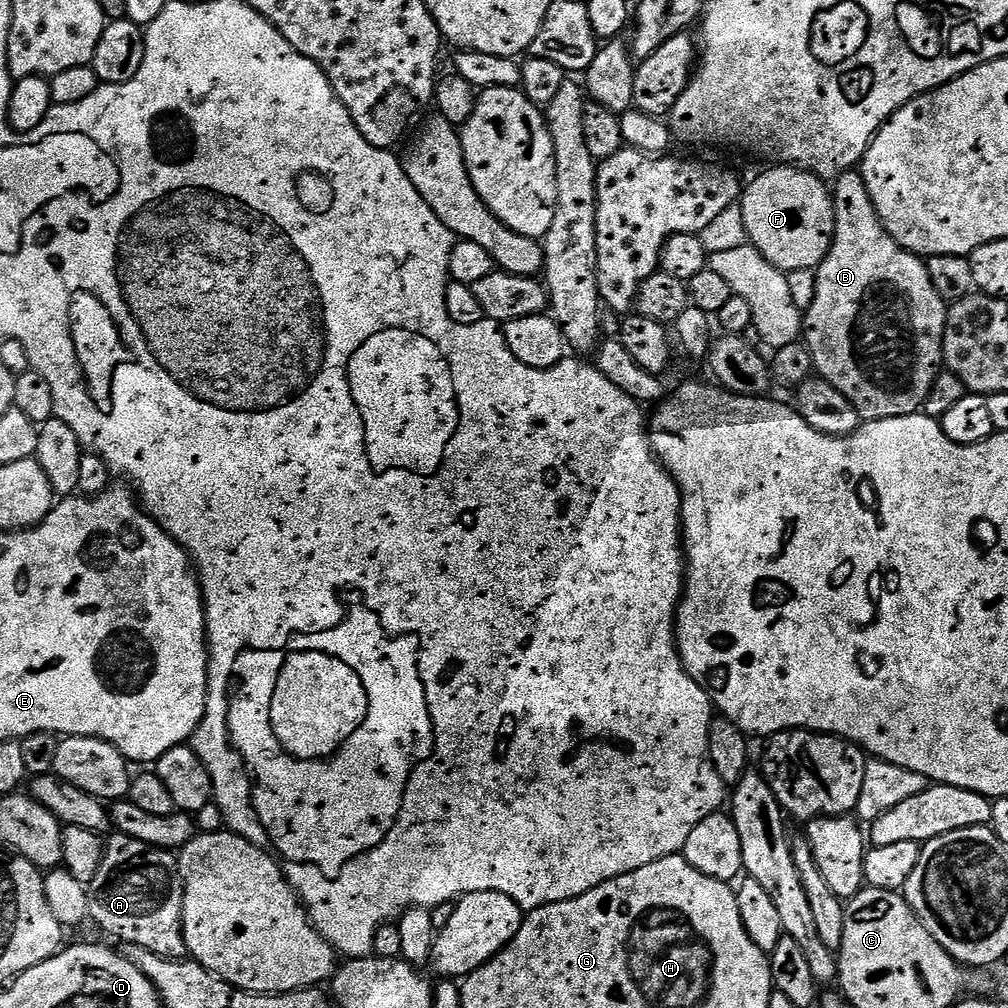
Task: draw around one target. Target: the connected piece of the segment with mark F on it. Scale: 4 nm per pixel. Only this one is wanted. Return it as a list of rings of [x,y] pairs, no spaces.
[[[768,166],[761,176],[754,177],[749,184],[747,181],[738,203],[752,247],[758,249],[775,268],[779,268],[785,274],[794,270],[819,268],[834,238],[836,208],[832,205],[829,185],[815,172],[795,166]]]

